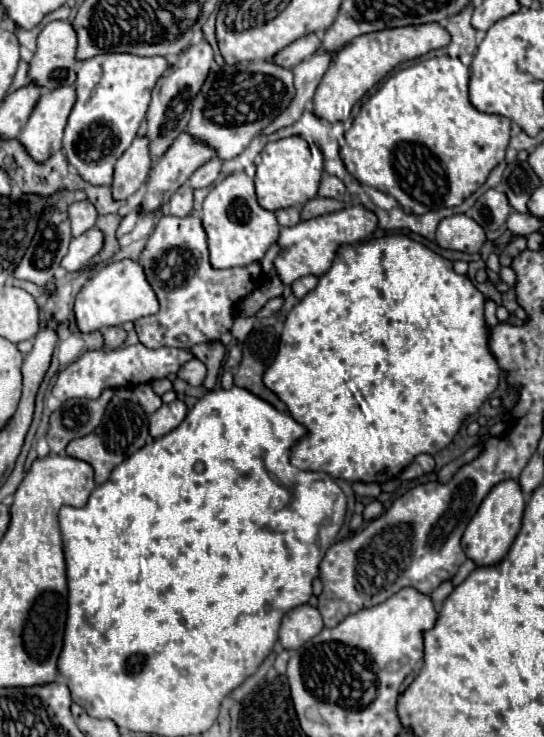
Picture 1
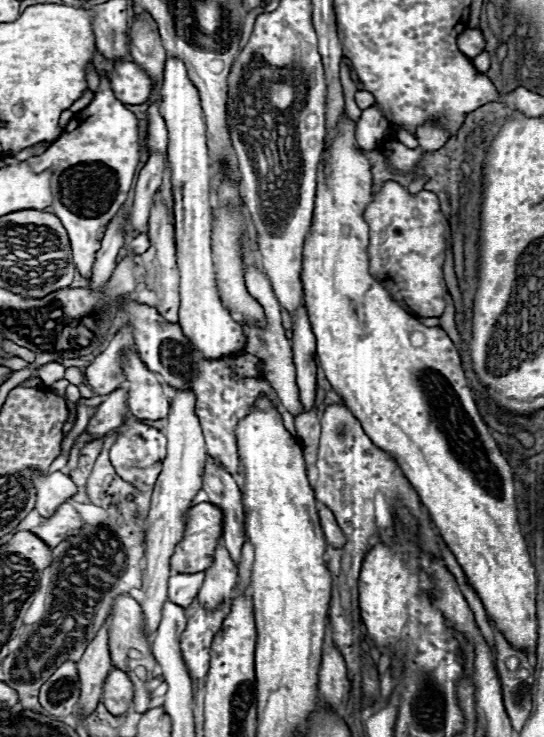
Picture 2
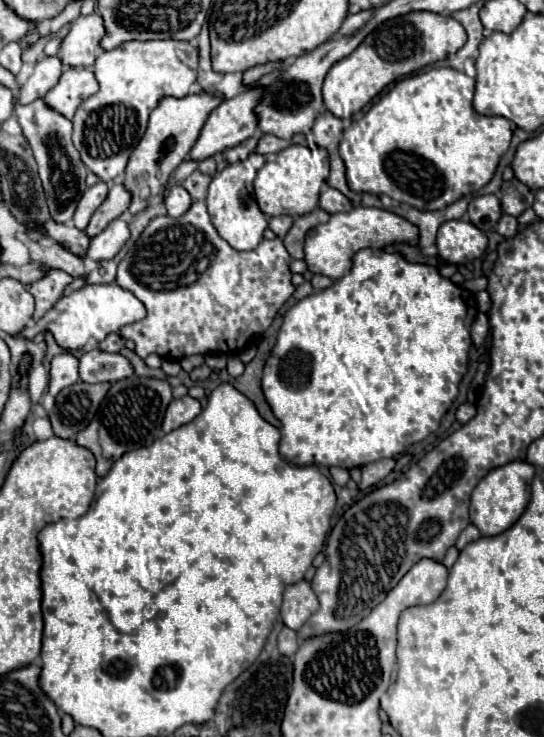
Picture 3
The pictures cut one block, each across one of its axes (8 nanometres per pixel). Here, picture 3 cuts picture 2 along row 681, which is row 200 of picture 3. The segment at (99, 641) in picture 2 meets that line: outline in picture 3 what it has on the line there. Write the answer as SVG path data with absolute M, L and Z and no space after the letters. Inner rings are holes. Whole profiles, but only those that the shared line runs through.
M102 180L96 182L94 186L90 186L90 188L82 194L82 198L80 198L80 202L78 202L78 208L76 208L76 212L74 212L74 224L76 224L78 230L84 230L84 228L88 226L90 216L96 212L96 208L104 202L106 196L108 196L108 184L102 182Z

